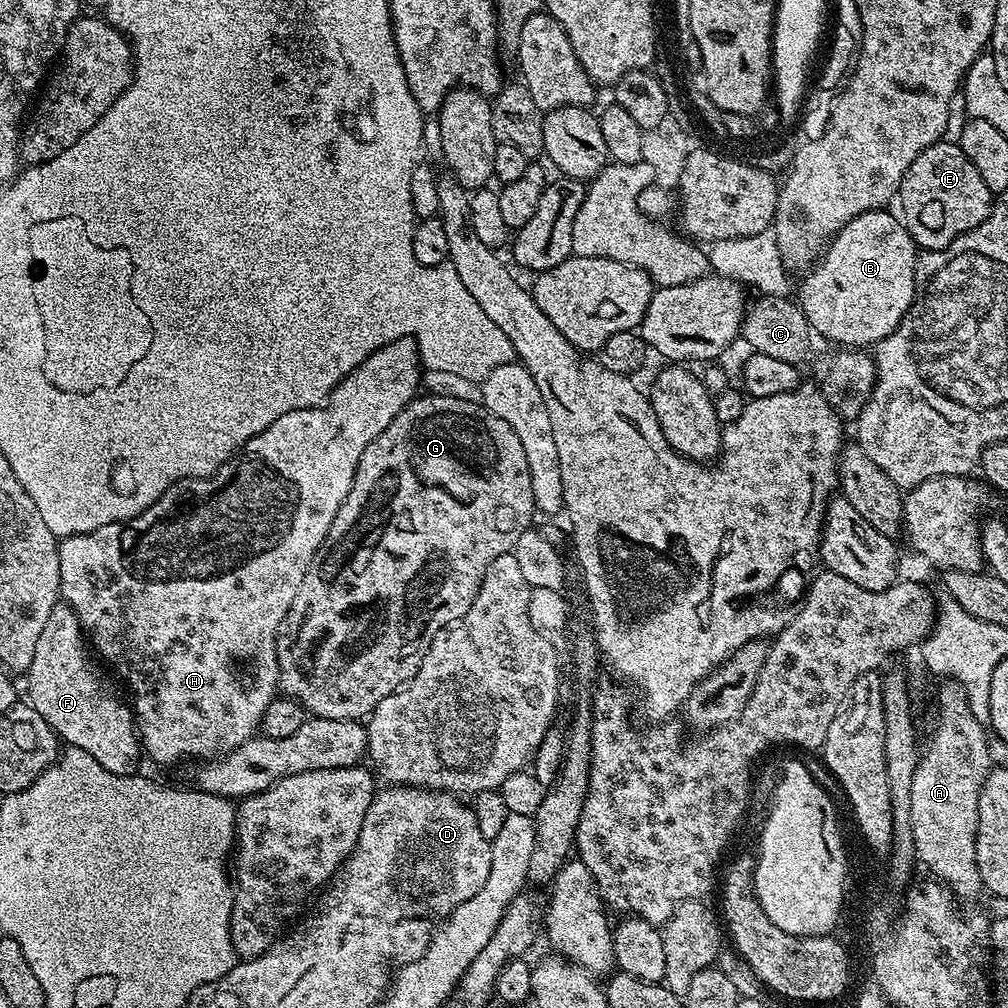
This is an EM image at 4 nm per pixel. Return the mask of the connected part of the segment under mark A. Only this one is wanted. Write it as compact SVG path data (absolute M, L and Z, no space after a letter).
M945 679L941 684L944 685L936 692L936 721L932 724L928 741L925 744L923 741L920 761L914 770L914 782L910 782L910 830L914 830L917 861L921 865L925 864L933 872L929 873L951 888L957 897L965 896L968 899L965 901L972 902L979 892L985 891L982 874L978 874L976 835L980 788L994 767L988 749L990 736L985 725L980 724L970 711L964 687L950 679Z

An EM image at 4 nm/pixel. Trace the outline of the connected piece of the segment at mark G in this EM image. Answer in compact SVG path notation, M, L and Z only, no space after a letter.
M417 395L399 414L366 446L350 486L350 494L342 502L322 546L314 554L298 594L288 611L288 617L282 622L274 641L274 659L280 671L279 691L287 699L296 700L305 713L313 717L334 718L335 720L359 720L371 716L372 712L390 694L404 687L412 680L422 666L422 660L430 649L431 640L448 624L463 619L470 610L475 596L482 586L483 576L494 558L513 551L515 542L522 532L533 527L532 512L537 511L534 489L531 486L530 462L526 462L526 450L518 442L518 434L502 418L489 412L483 403L472 400L459 400L456 396Z

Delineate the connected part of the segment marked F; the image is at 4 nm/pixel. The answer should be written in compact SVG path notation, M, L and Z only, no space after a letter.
M57 602L54 610L50 610L50 618L46 618L38 646L34 646L34 662L30 662L26 673L27 703L46 718L67 747L86 750L86 754L90 754L98 766L106 766L110 774L137 775L141 771L142 749L134 713L108 689L99 667L74 610Z

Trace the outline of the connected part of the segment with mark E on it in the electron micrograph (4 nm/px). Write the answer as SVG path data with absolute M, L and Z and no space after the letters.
M959 143L931 144L914 162L900 183L899 215L912 235L917 249L942 250L962 234L974 230L992 212L994 193L982 182L982 174L974 170L974 162L962 154Z

